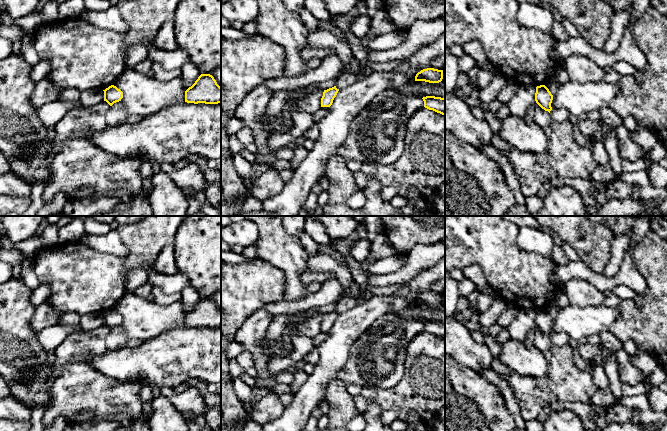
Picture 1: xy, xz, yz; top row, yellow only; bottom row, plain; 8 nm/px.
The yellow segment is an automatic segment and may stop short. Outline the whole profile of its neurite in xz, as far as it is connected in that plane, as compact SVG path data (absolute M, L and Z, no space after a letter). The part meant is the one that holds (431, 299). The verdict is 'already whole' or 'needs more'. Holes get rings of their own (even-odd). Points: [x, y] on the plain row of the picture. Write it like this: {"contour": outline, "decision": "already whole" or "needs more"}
{"contour": "M434 292L423 293L415 300L415 305L425 305L429 307L439 307L443 303L443 294Z", "decision": "already whole"}

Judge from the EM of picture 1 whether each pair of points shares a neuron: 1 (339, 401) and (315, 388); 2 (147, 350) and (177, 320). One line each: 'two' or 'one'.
1: two
2: two

